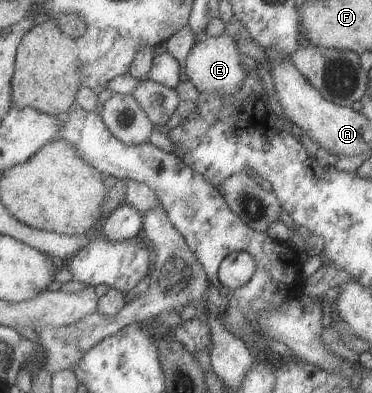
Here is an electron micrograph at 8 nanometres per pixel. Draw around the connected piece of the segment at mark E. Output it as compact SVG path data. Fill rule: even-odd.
M215 28L202 42L192 45L185 59L184 72L188 76L187 80L199 93L219 92L222 96L234 94L247 75L239 57L240 53L234 39L221 34Z

